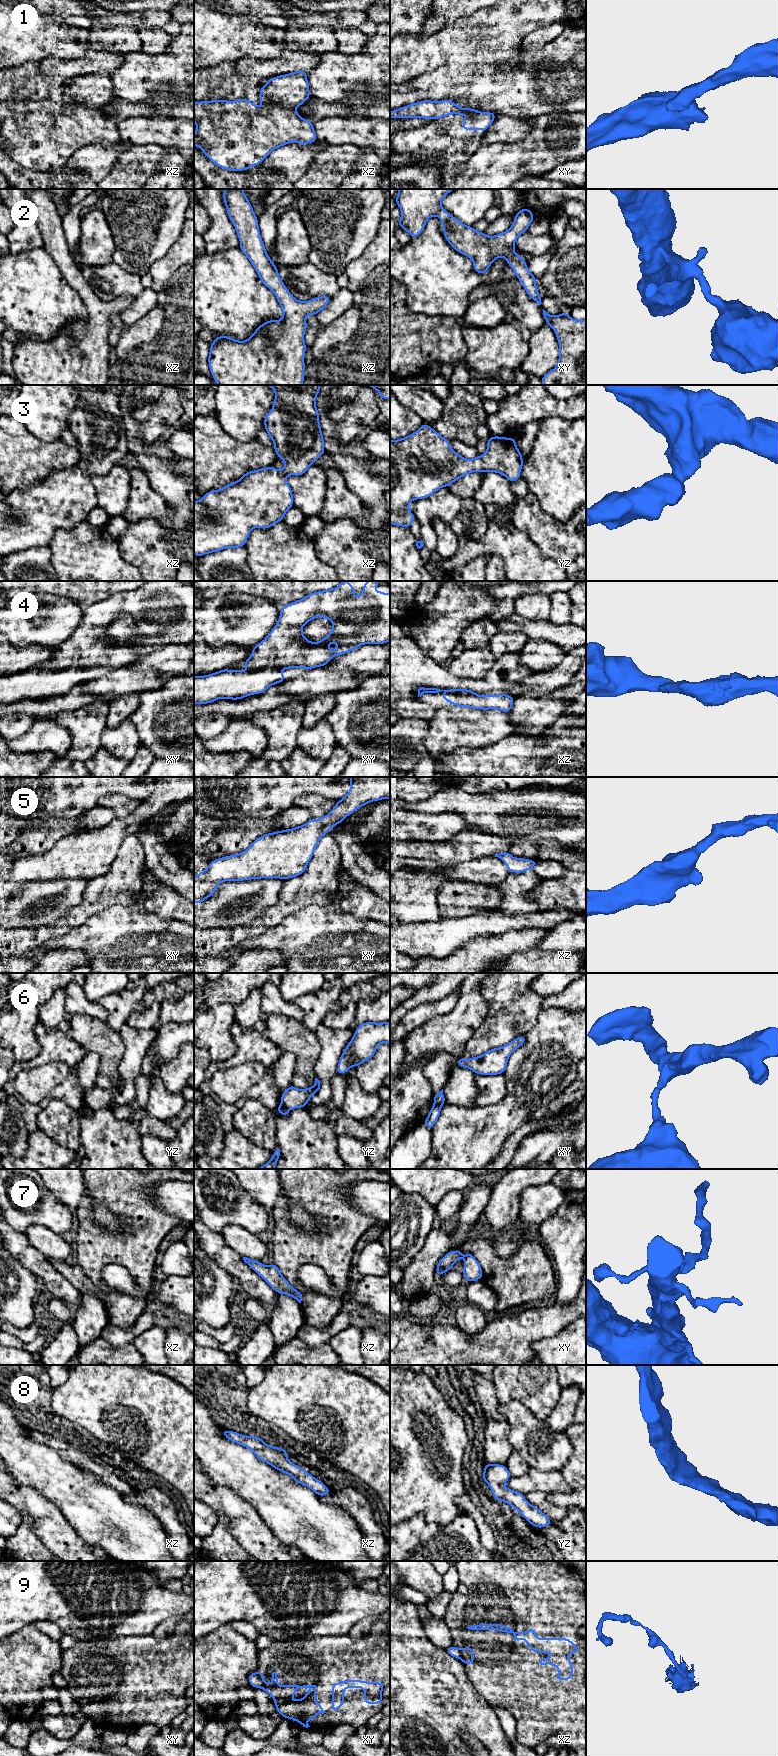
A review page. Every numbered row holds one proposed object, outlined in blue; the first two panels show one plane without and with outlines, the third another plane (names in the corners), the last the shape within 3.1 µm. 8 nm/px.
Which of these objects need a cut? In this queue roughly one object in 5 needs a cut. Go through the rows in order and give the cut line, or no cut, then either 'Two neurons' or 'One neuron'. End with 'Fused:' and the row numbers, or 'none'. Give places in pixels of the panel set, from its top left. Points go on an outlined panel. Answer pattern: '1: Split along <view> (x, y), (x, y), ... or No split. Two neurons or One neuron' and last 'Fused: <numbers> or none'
1: Split along xz (264, 105), (280, 105), (285, 108), (294, 109). Two neurons
2: No split. One neuron
3: No split. One neuron
4: No split. One neuron
5: No split. One neuron
6: Split along yz (281, 1103), (289, 1109). Two neurons
7: No split. One neuron
8: No split. One neuron
9: Split along xy (255, 1673), (263, 1683), (263, 1688). Two neurons
Fused: 1, 6, 9

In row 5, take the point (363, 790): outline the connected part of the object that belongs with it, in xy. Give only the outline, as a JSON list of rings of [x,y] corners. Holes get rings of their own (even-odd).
[[[350,777],[350,790],[325,816],[310,819],[307,823],[258,837],[245,851],[210,862],[209,866],[194,876],[194,902],[202,902],[214,895],[217,885],[226,881],[244,881],[262,878],[290,879],[305,872],[321,838],[335,825],[360,807],[382,799],[390,799],[390,777]]]

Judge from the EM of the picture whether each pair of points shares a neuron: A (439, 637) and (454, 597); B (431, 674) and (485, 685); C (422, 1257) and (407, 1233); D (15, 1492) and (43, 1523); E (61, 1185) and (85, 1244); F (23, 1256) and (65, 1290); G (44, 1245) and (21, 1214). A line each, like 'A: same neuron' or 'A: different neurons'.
A: same neuron
B: same neuron
C: different neurons
D: same neuron
E: different neurons
F: same neuron
G: different neurons

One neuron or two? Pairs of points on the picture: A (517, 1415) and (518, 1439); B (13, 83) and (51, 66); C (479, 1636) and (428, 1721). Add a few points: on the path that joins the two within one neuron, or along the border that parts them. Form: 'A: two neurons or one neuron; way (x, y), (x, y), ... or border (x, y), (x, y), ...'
A: one neuron; way (518, 1421), (518, 1433)
B: two neurons; border (38, 62), (38, 70), (48, 78)
C: two neurons; border (460, 1659), (464, 1665), (467, 1677), (473, 1684)

